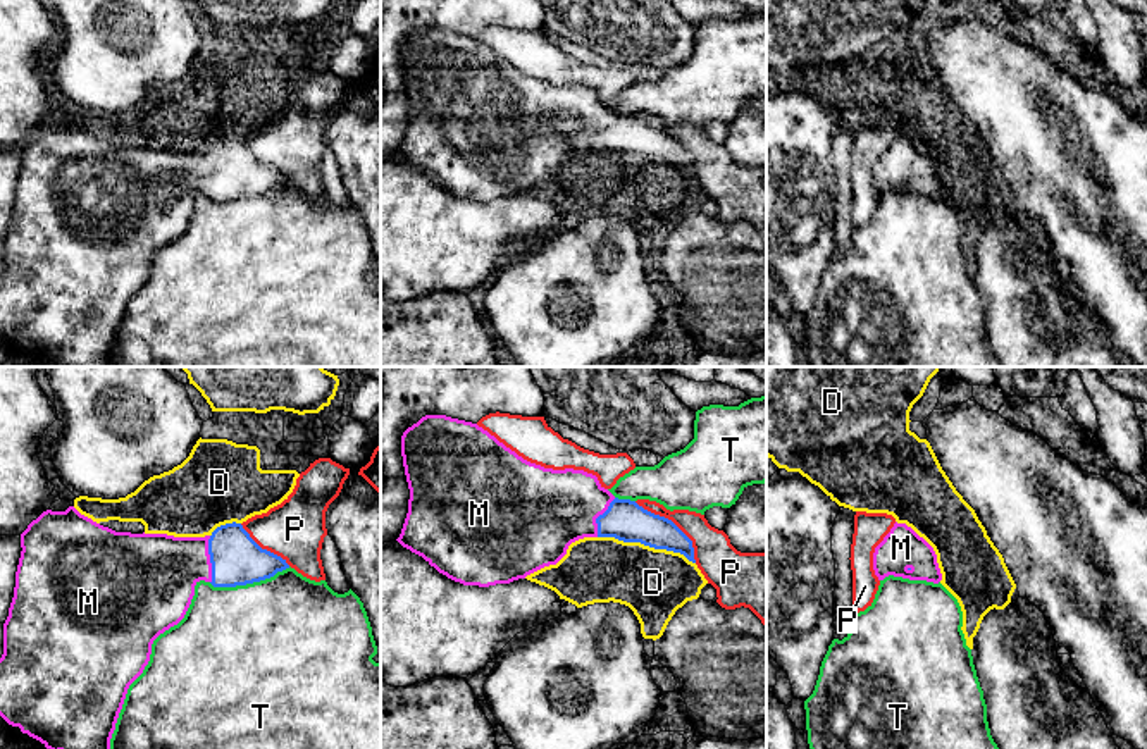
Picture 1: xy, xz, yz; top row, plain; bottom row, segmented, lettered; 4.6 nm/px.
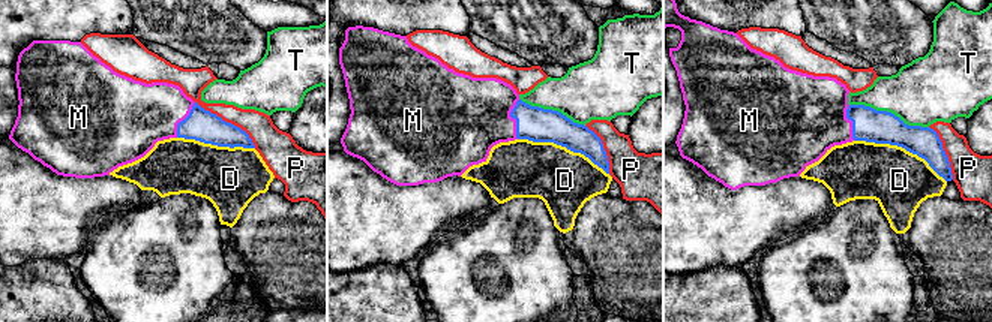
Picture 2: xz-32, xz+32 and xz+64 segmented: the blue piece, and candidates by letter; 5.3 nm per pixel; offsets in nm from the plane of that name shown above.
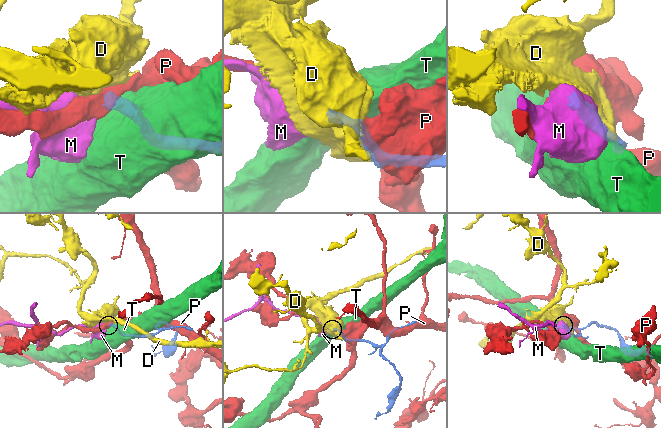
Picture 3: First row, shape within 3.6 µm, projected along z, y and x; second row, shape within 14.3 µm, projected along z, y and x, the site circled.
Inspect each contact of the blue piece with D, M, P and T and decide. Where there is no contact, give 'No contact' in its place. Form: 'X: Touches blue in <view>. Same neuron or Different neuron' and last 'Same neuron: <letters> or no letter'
D: Touches blue in xz. Different neuron
M: Touches blue in xy. Same neuron
P: Touches blue in xz. Different neuron
T: Touches blue in xy. Different neuron
Same neuron: M

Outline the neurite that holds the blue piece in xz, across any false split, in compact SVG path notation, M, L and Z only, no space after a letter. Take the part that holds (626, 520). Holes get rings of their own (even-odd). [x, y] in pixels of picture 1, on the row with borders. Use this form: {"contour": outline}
{"contour": "M425 415L401 436L410 489L408 513L396 539L431 566L463 585L489 587L556 565L572 542L615 537L694 560L692 541L668 518L618 499L584 470L530 463L477 424Z"}

